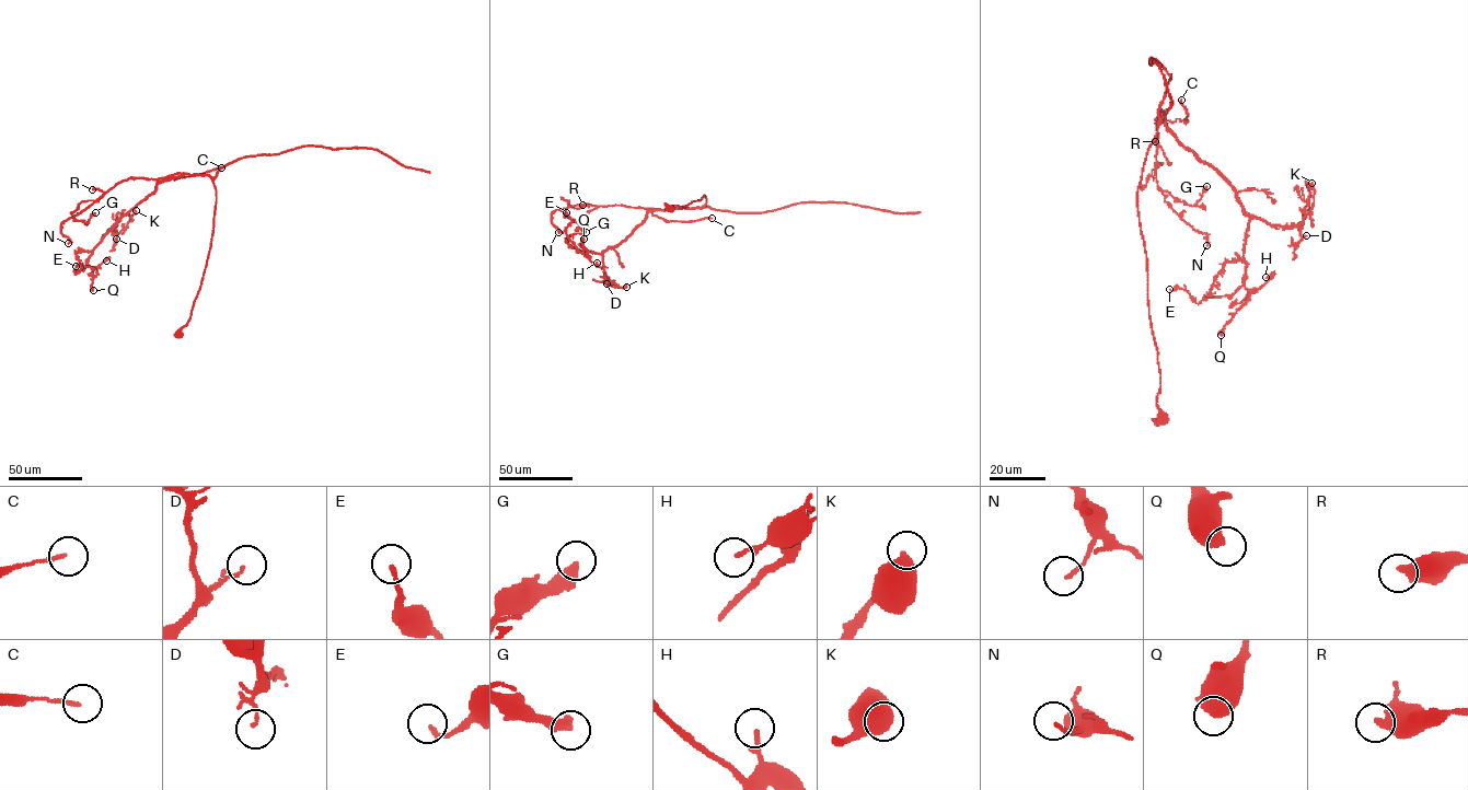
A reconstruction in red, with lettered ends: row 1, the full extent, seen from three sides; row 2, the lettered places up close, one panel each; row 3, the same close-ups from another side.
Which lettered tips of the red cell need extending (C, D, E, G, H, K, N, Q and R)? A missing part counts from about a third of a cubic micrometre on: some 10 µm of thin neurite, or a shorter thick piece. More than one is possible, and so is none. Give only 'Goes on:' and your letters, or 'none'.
Goes on: none

